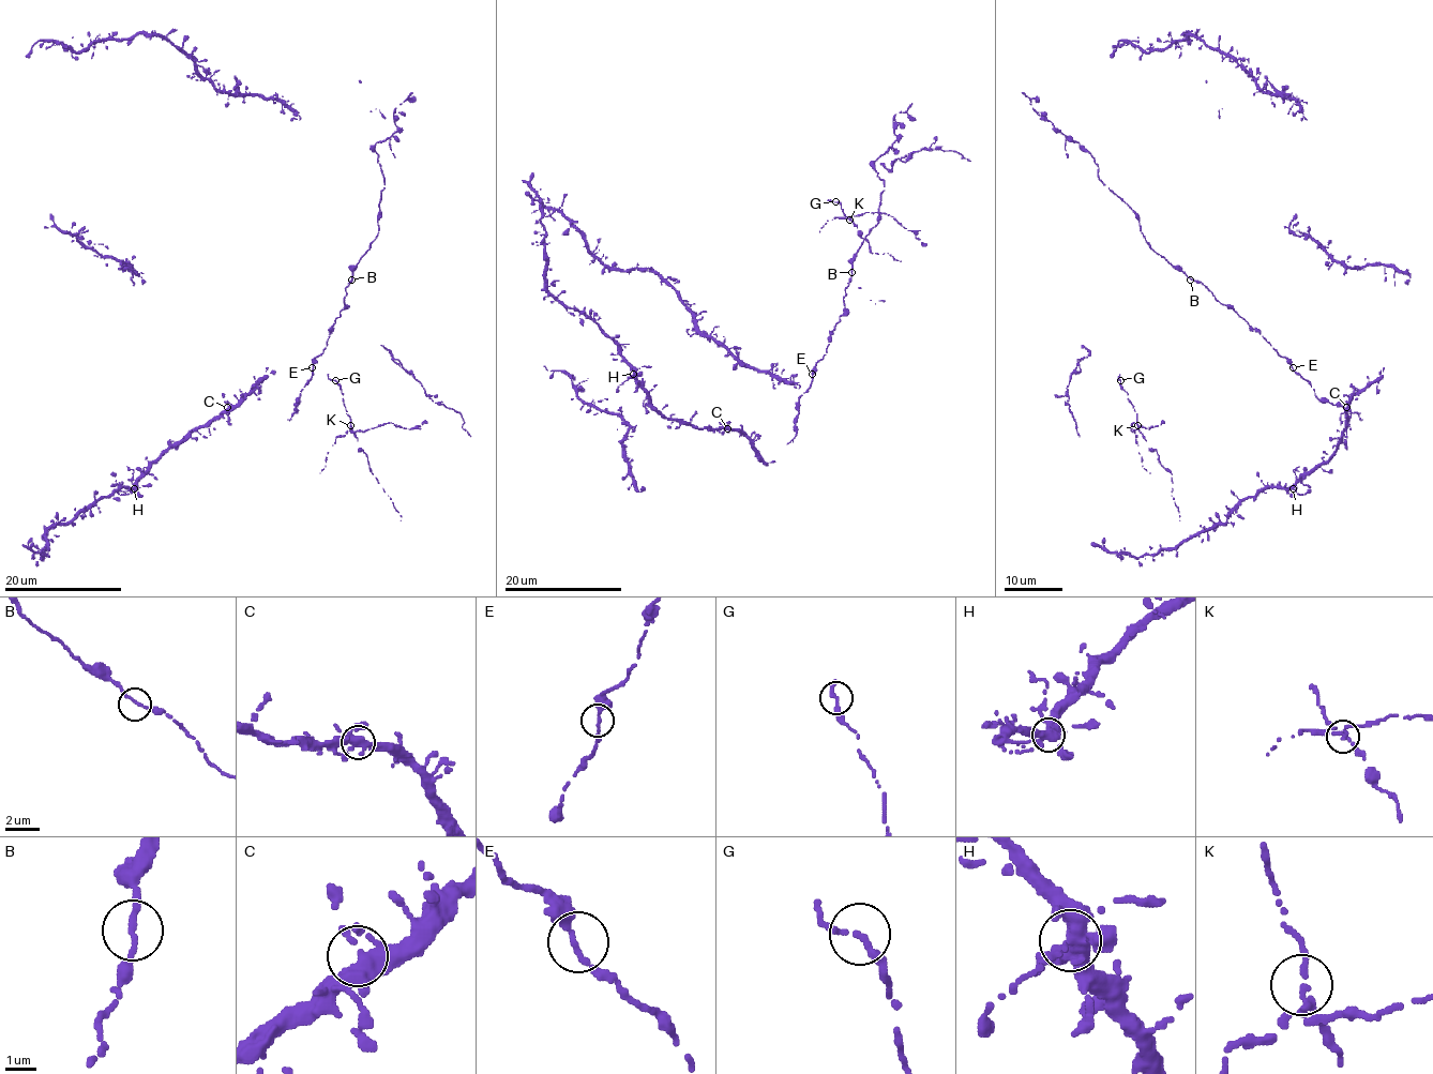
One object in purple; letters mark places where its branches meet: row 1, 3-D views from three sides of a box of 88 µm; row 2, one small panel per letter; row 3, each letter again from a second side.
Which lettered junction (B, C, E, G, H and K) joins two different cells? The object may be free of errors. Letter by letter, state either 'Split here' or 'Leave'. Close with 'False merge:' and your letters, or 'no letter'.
B: Leave
C: Leave
E: Leave
G: Leave
H: Leave
K: Split here
False merge: K

